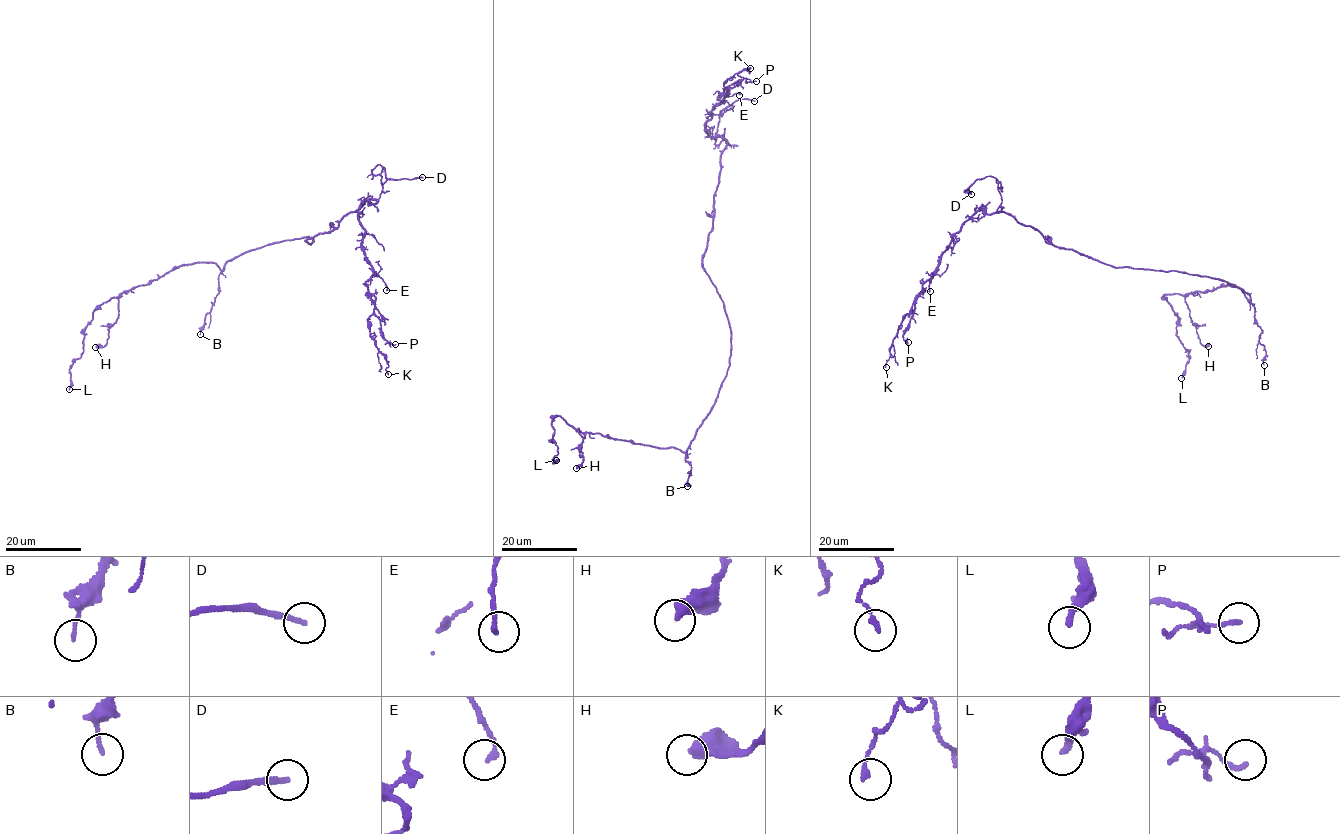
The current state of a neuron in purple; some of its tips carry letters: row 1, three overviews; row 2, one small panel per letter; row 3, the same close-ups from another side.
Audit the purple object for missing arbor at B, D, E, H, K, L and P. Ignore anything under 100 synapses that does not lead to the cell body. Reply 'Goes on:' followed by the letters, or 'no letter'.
Goes on: D

